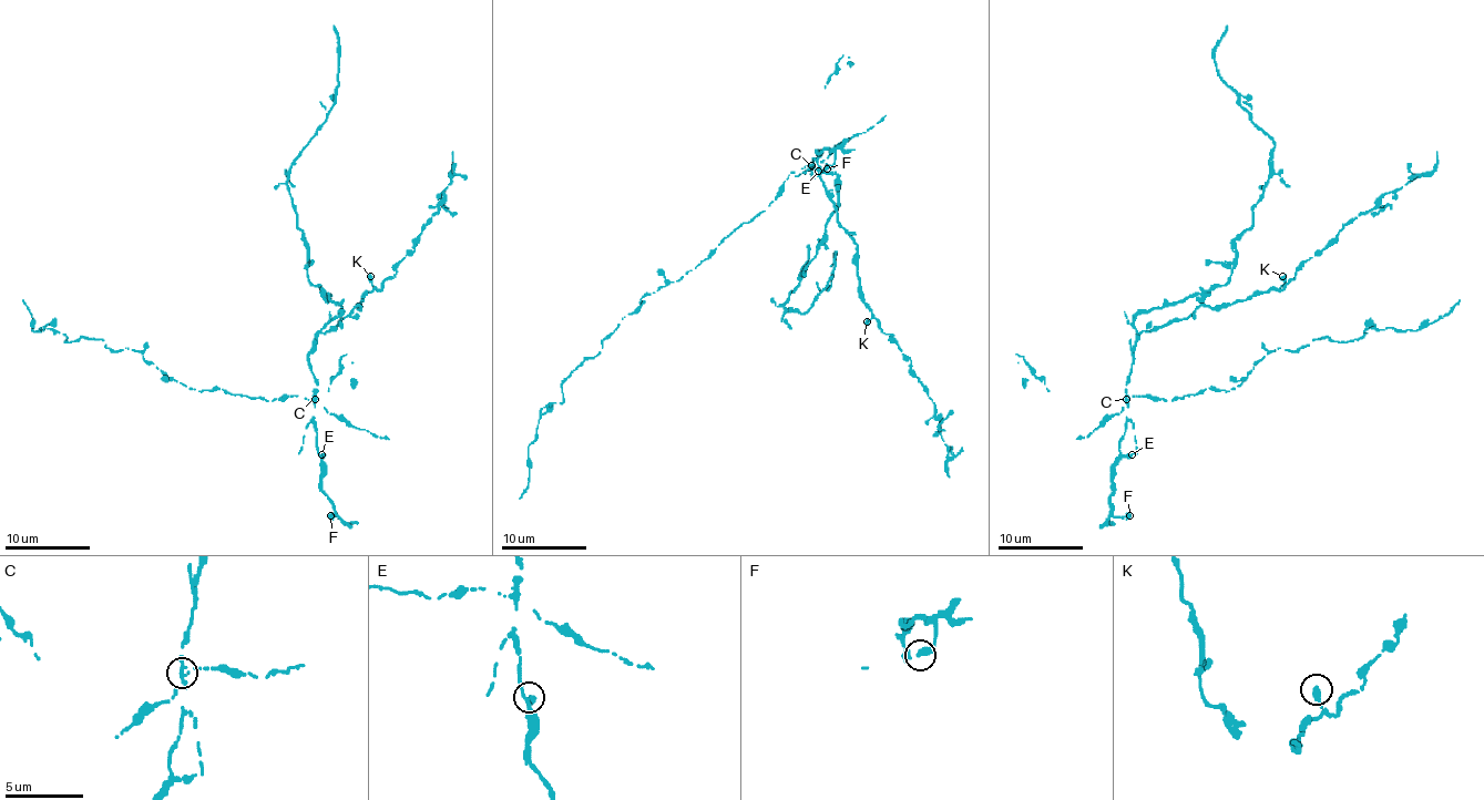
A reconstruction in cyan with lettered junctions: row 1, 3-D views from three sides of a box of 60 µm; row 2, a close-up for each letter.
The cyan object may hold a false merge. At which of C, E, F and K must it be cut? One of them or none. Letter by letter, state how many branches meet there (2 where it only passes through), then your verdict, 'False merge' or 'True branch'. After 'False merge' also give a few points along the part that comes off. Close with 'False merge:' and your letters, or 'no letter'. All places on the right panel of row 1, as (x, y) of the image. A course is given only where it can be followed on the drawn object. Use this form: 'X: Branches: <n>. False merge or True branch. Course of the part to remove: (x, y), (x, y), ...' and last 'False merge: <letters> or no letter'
C: Branches: 1. False merge. Course of the part to remove: (1126, 399), (1229, 390), (1272, 350), (1298, 350), (1323, 338), (1352, 341), (1370, 327), (1416, 331), (1459, 299)
E: Branches: 1. True branch
F: Branches: 1. True branch
K: Branches: 1. True branch
False merge: C

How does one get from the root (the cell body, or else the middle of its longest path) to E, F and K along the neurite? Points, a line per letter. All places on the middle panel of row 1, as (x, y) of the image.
E: (805, 166), (811, 166), (814, 159), (818, 171)
F: (805, 166), (811, 166), (809, 165), (818, 152), (830, 150), (835, 163), (827, 168)
K: (805, 166), (814, 165), (805, 171), (820, 177), (839, 224), (853, 239), (858, 288), (871, 314), (867, 321)

